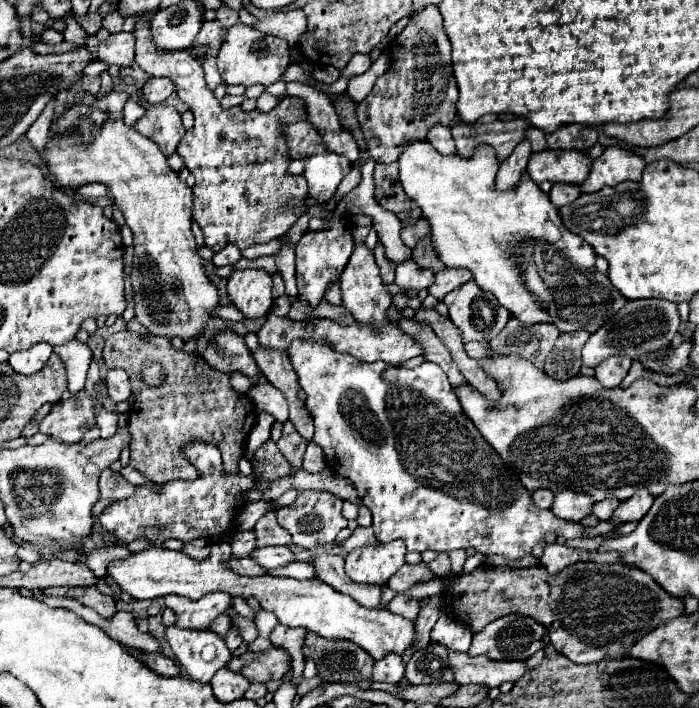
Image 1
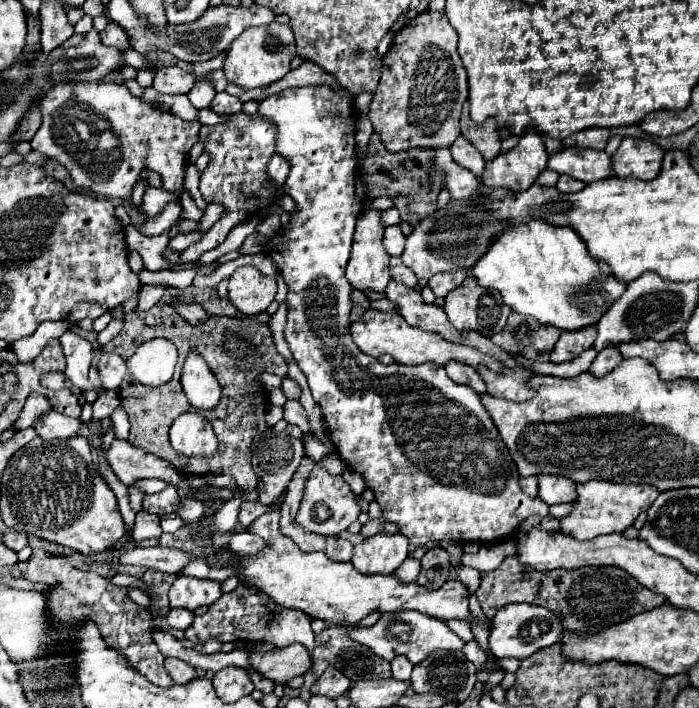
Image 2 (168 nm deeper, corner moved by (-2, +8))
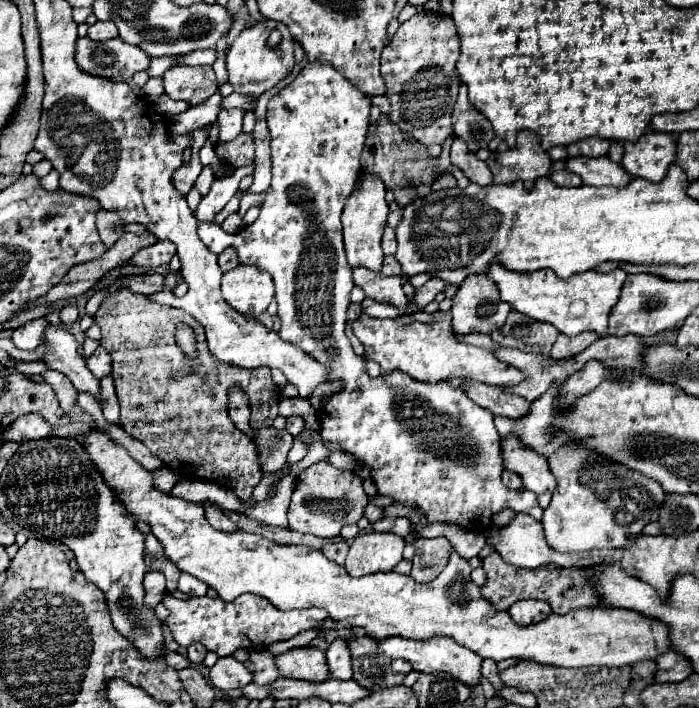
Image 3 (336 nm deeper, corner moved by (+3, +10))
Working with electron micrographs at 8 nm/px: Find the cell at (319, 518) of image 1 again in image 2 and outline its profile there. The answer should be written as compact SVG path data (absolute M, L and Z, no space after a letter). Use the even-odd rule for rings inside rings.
M316 464L312 470L312 476L306 482L300 510L296 514L296 522L310 532L316 532L322 536L338 536L358 518L358 514L360 514L358 500L360 500L360 496L356 496L350 490L350 486L344 482L342 476L334 476L320 464Z

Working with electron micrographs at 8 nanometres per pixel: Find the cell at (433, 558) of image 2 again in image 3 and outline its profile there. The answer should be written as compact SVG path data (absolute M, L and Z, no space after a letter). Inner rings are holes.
M417 538L415 550L417 552L413 558L411 578L417 582L431 582L445 568L451 544L447 538L433 538L433 540Z

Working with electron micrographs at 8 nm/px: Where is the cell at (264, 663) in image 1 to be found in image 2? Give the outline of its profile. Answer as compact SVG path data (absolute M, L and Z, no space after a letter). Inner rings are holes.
M302 644L274 648L272 652L250 652L252 666L272 682L286 684L294 676L304 676L312 668L312 656Z

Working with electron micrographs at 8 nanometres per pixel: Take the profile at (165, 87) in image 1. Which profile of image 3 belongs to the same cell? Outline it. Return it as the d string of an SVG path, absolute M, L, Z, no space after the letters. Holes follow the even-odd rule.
M173 66L161 80L169 98L187 100L191 106L217 92L217 80L211 66Z

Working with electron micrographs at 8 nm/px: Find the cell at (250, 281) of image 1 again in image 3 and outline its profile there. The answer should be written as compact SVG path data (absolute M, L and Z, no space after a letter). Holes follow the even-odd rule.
M239 264L223 274L221 294L237 312L245 316L259 316L273 300L273 278L257 266Z

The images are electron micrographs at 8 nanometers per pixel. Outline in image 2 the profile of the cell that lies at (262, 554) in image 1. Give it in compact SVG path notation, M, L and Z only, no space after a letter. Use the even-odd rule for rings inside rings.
M246 530L234 532L228 540L228 548L232 552L238 552L238 554L258 554L264 546L266 546L266 542L260 536L250 534Z

